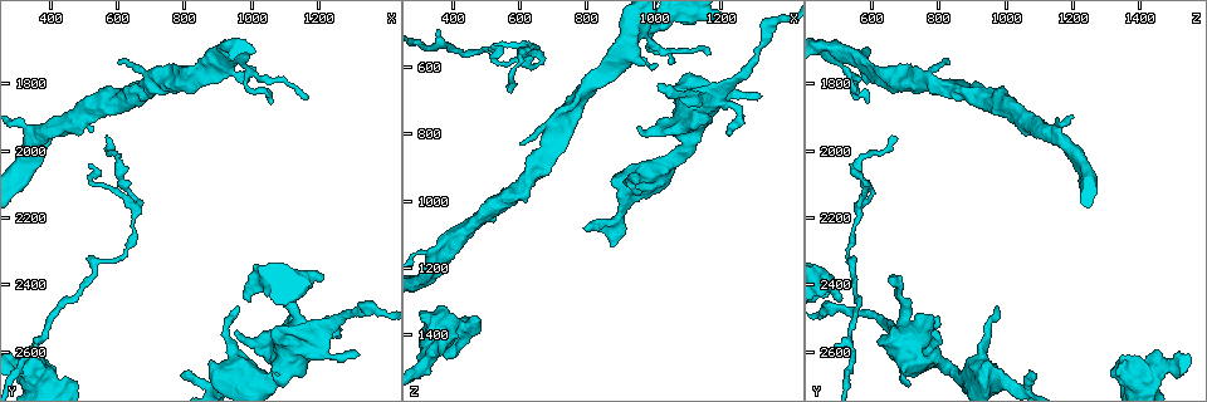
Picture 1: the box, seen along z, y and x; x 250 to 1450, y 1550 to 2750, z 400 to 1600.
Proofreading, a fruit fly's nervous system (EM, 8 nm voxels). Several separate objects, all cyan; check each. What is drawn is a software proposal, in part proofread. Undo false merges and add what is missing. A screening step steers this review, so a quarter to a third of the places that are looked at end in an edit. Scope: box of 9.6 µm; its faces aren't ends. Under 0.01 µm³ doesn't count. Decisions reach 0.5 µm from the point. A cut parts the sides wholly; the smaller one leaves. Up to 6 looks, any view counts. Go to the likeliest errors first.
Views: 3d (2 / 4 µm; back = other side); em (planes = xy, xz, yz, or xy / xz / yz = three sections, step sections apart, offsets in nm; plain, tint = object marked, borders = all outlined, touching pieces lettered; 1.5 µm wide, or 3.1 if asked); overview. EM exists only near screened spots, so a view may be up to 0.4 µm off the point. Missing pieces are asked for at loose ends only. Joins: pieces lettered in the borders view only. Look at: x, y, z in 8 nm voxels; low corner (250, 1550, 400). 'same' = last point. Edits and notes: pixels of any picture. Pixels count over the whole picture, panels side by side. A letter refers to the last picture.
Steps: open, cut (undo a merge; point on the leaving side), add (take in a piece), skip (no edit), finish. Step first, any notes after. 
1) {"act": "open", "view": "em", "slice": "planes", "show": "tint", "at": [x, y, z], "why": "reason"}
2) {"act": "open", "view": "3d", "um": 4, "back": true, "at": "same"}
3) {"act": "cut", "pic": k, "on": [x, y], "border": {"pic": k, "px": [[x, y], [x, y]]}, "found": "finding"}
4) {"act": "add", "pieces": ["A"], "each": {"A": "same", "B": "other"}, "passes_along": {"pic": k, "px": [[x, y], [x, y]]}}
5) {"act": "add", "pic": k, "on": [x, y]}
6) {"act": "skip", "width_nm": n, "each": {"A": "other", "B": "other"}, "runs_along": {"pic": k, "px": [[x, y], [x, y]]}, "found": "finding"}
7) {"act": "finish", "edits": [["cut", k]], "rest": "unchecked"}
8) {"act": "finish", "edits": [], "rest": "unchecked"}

{"act": "open", "view": "em", "slice": "xz", "step": 4, "show": "tint", "at": [570, 1970, 680], "why": "an open end"}

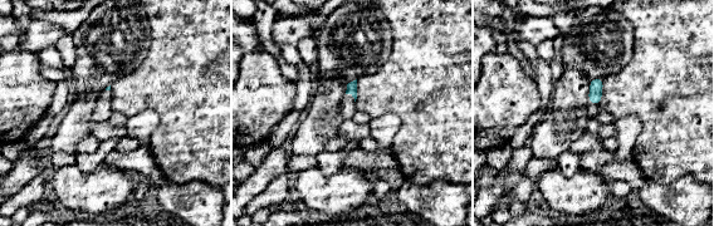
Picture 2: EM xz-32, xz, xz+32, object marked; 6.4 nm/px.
{"act": "open", "view": "em", "slice": "planes", "show": "borders", "at": "same"}

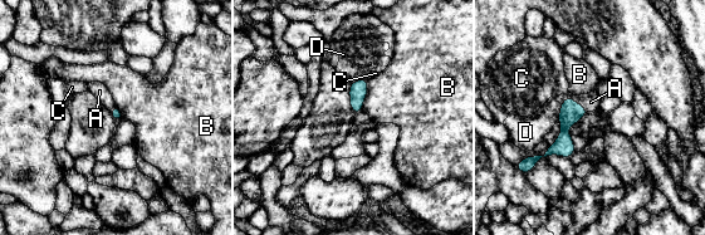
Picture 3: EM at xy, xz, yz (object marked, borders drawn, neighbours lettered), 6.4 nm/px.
{"act": "add", "pieces": ["A"], "each": {"A": "same", "B": "other", "C": "other", "D": "other"}, "passes_along": {"pic": 3, "px": [[571, 112], [578, 103], [591, 102]]}, "found": "the neuron continues"}

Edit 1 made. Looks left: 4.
{"act": "open", "view": "em", "slice": "planes", "show": "borders", "at": [990, 2450, 510], "why": "stops while still wide"}

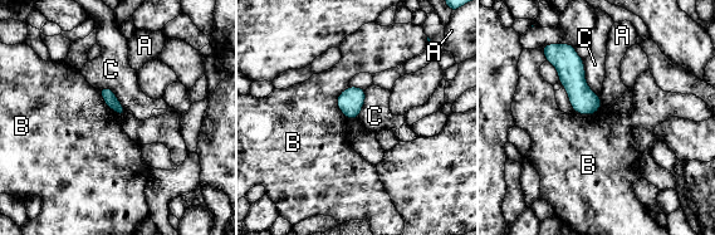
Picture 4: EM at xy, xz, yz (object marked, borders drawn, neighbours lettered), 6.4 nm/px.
{"act": "skip", "each": {"A": "other", "B": "other", "C": "other"}, "border": {"pic": 4, "px": [[348, 87], [337, 98], [347, 120]]}, "found": "none of them fits"}

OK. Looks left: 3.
{"act": "open", "view": "em", "slice": "planes", "show": "borders", "at": [600, 1740, 830], "why": "tapers out"}

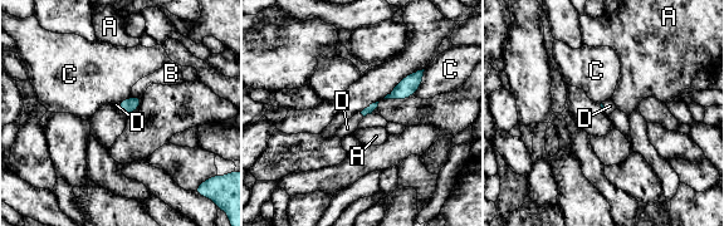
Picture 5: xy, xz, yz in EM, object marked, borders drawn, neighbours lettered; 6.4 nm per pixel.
{"act": "add", "pieces": ["D"], "longest_contact_nm": ["C", 190], "each": {"A": "other", "B": "other", "C": "other", "D": "same"}, "passes_along": {"pic": 5, "px": [[371, 108], [362, 114], [350, 127]]}, "found": "the neuron continues"}

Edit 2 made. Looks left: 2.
{"act": "finish", "edits": [["add", 3], ["add", 5]], "rest": "unchecked"}

